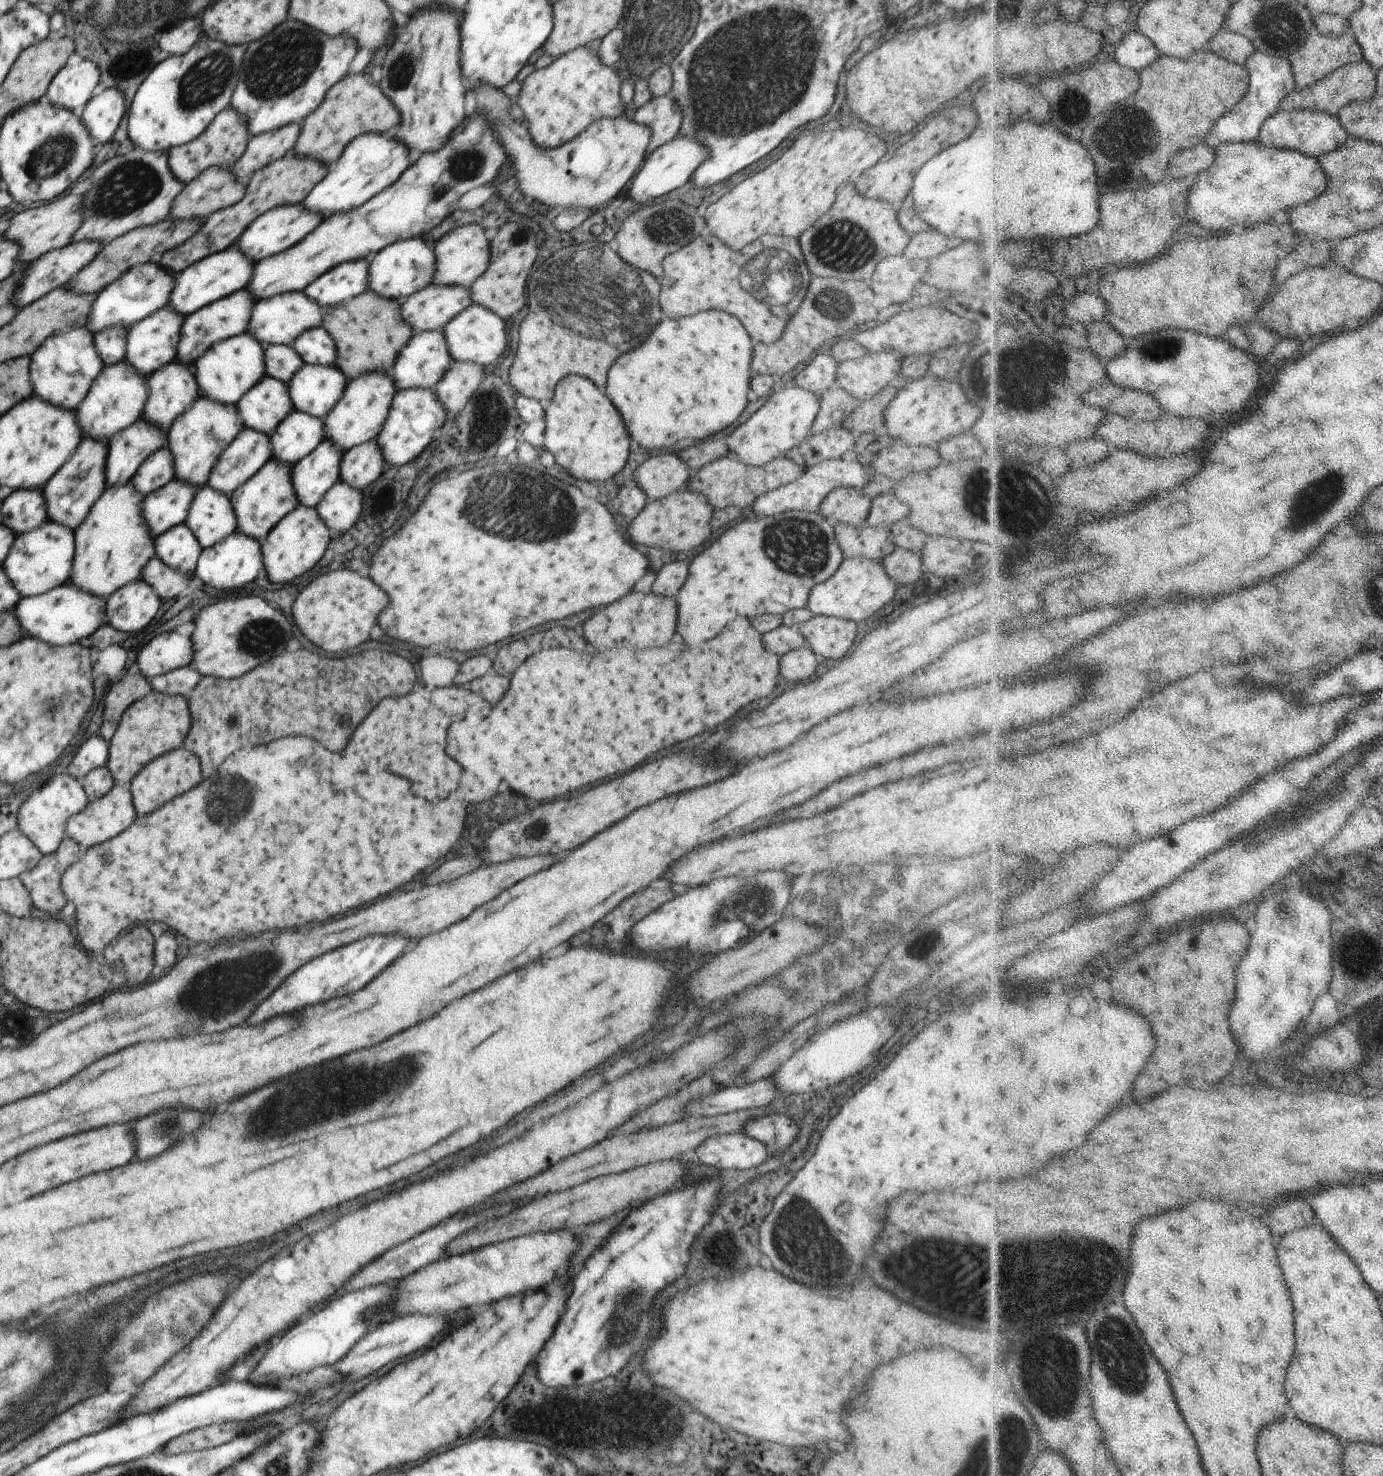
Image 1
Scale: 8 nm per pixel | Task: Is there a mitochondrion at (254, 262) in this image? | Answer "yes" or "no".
no

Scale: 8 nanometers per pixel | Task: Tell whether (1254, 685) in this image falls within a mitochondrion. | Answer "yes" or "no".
no

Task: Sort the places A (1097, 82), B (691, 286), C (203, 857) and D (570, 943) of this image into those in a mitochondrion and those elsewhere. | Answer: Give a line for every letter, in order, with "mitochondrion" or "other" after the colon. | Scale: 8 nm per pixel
A: other
B: other
C: other
D: other

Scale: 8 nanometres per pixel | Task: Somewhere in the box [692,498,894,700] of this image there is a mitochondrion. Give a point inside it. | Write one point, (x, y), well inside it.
(797, 546)

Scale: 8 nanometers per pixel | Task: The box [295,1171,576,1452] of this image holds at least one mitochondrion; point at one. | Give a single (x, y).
(410, 1425)

